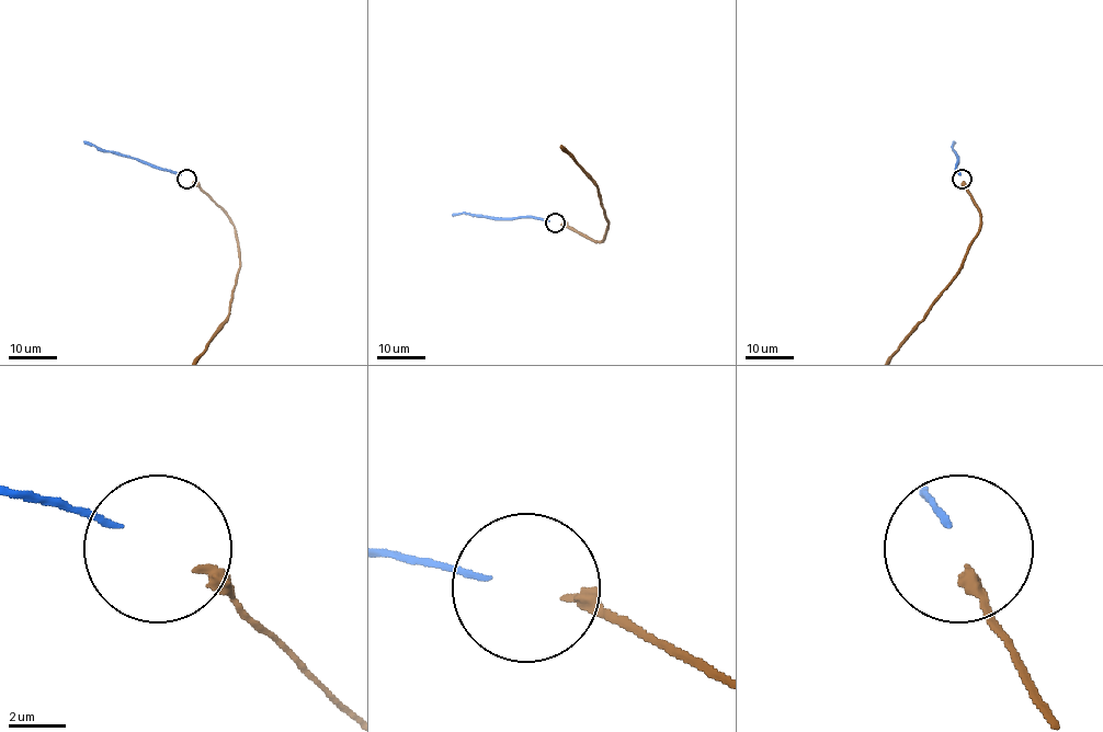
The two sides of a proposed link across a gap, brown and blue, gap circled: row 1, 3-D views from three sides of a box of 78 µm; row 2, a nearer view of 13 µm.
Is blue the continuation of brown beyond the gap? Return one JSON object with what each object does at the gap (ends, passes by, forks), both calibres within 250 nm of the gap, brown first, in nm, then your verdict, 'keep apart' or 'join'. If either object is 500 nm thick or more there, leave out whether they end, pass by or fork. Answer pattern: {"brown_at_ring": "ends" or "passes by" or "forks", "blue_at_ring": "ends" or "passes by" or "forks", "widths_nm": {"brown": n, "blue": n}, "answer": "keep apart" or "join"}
{"brown_at_ring": "ends", "blue_at_ring": "ends", "widths_nm": {"brown": 300, "blue": 200}, "answer": "join"}

